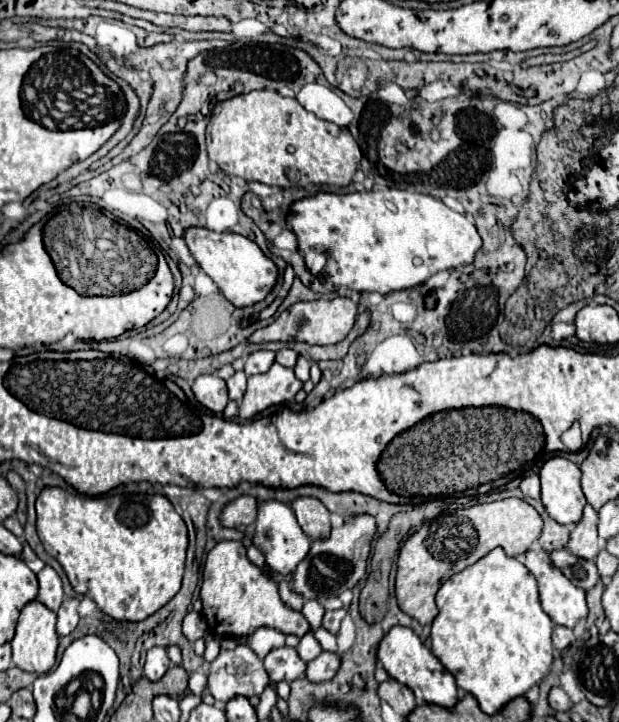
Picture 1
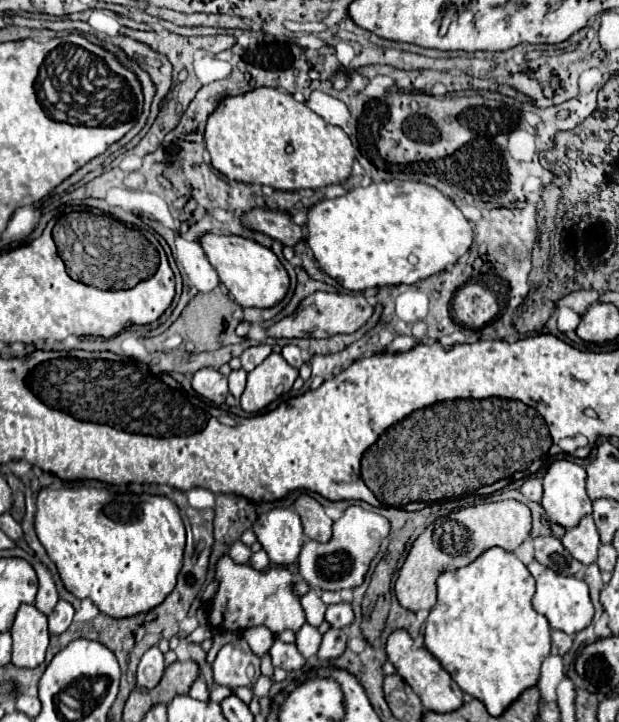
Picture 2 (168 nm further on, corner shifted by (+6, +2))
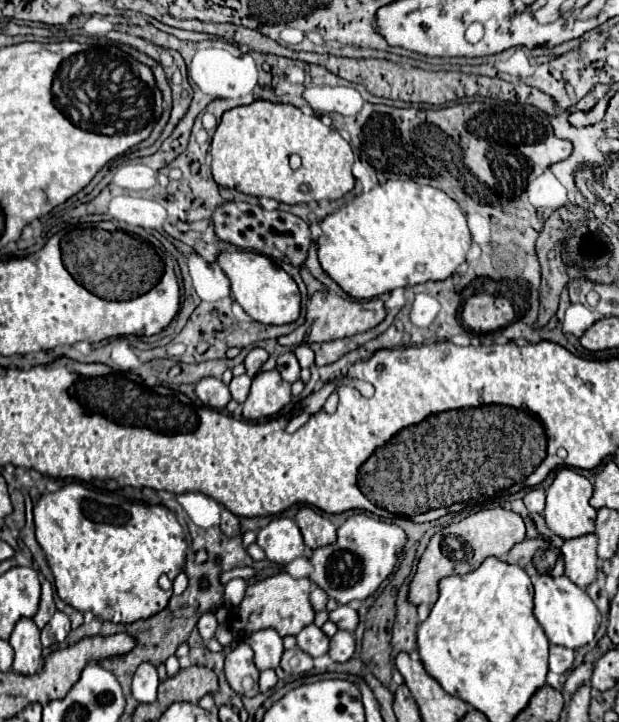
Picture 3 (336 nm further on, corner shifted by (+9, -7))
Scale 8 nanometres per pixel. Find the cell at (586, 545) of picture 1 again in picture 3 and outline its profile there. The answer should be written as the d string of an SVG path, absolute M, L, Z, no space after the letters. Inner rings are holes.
M594 533L568 539L562 545L562 559L566 577L578 587L588 587L598 575L597 537Z

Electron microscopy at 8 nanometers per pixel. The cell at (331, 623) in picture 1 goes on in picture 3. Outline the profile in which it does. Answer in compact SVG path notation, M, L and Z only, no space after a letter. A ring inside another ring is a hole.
M338 605L330 613L330 621L334 621L344 631L354 631L358 627L358 613L356 613L356 609L352 609L348 605Z

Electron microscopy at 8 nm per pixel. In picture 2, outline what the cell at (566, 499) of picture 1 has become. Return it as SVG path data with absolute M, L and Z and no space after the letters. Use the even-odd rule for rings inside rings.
M555 460L543 476L543 498L549 520L563 528L579 524L581 516L591 514L591 500L585 492L585 470L571 460Z

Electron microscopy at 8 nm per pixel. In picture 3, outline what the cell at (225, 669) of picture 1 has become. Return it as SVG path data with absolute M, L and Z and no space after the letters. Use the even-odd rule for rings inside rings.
M238 643L238 645L226 655L226 665L224 665L224 669L226 669L226 679L228 679L230 687L232 687L236 693L240 693L240 695L248 695L248 693L244 693L244 689L242 689L242 679L244 679L246 675L250 675L254 681L258 681L258 675L260 675L260 671L258 671L256 665L254 665L254 651L252 651L252 647L250 647L248 643Z

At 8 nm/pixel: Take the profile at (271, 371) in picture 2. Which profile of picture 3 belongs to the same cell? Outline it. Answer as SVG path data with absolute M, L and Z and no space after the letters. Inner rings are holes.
M266 371L254 377L248 399L244 401L244 419L260 421L276 415L284 405L290 403L290 383L286 383L280 373Z

